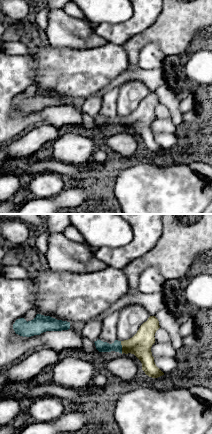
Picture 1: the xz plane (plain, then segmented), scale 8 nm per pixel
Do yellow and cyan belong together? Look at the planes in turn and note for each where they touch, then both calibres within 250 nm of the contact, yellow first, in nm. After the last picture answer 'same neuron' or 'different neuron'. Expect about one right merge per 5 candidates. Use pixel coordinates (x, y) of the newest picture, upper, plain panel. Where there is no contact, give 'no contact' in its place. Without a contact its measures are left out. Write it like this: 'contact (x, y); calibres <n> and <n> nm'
contact (122, 123); calibres 180 and 90 nm

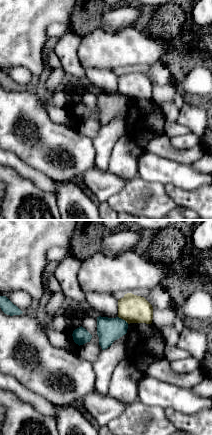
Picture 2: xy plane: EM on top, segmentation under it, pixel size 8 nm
contact (123, 95); calibres 220 and 190 nm

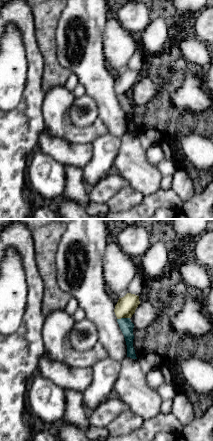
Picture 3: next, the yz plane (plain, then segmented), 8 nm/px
contact (123, 93); calibres 160 and 110 nm

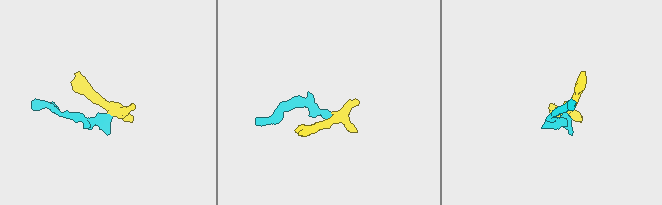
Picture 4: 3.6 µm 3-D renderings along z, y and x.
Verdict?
different neuron

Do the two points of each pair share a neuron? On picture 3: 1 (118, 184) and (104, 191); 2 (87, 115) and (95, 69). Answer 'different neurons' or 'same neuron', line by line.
1: same neuron
2: different neurons

